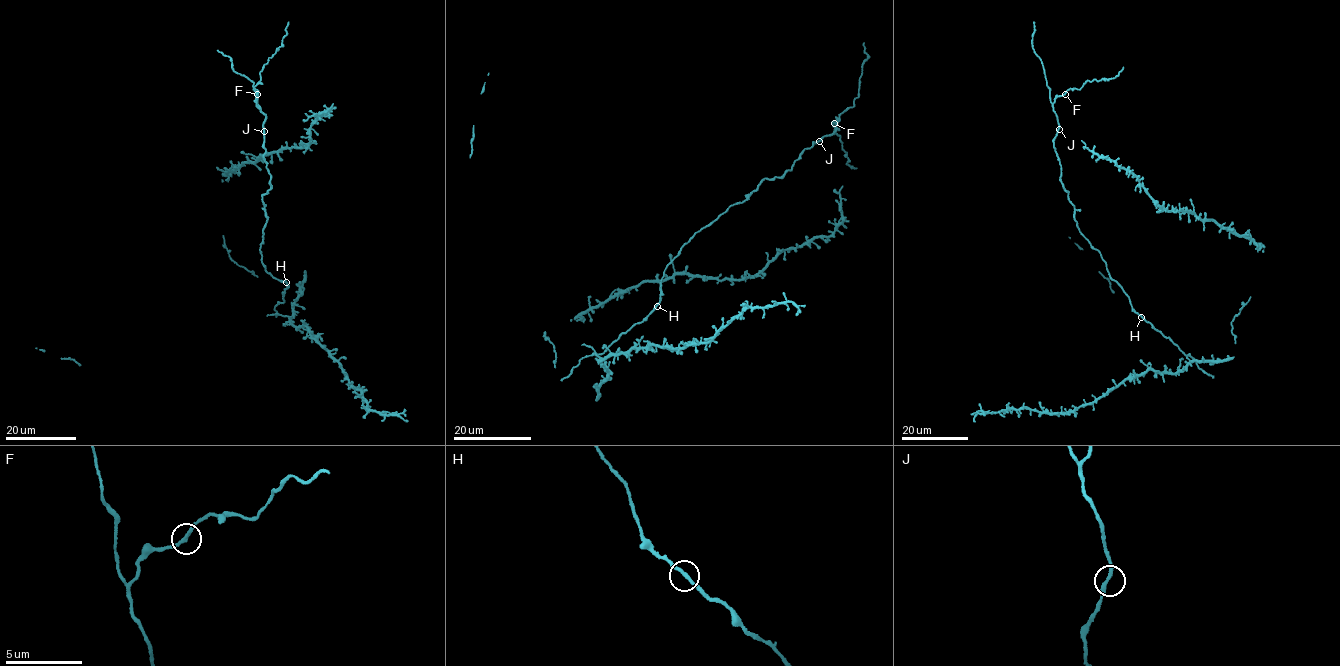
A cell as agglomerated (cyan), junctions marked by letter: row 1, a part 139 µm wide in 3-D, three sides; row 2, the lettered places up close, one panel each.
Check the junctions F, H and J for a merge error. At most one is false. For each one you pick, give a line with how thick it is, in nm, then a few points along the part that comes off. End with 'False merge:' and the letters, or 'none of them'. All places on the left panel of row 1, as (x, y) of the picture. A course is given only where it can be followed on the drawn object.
False merge: none of them

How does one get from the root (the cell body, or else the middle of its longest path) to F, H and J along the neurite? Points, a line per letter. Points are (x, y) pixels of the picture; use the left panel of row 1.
F: (264, 229), (267, 216), (262, 195), (270, 188), (270, 173), (263, 156), (265, 115), (260, 110), (257, 94)
H: (264, 229), (260, 251), (265, 270), (286, 282)
J: (264, 229), (267, 216), (262, 195), (270, 188), (270, 173), (263, 156), (264, 131)

